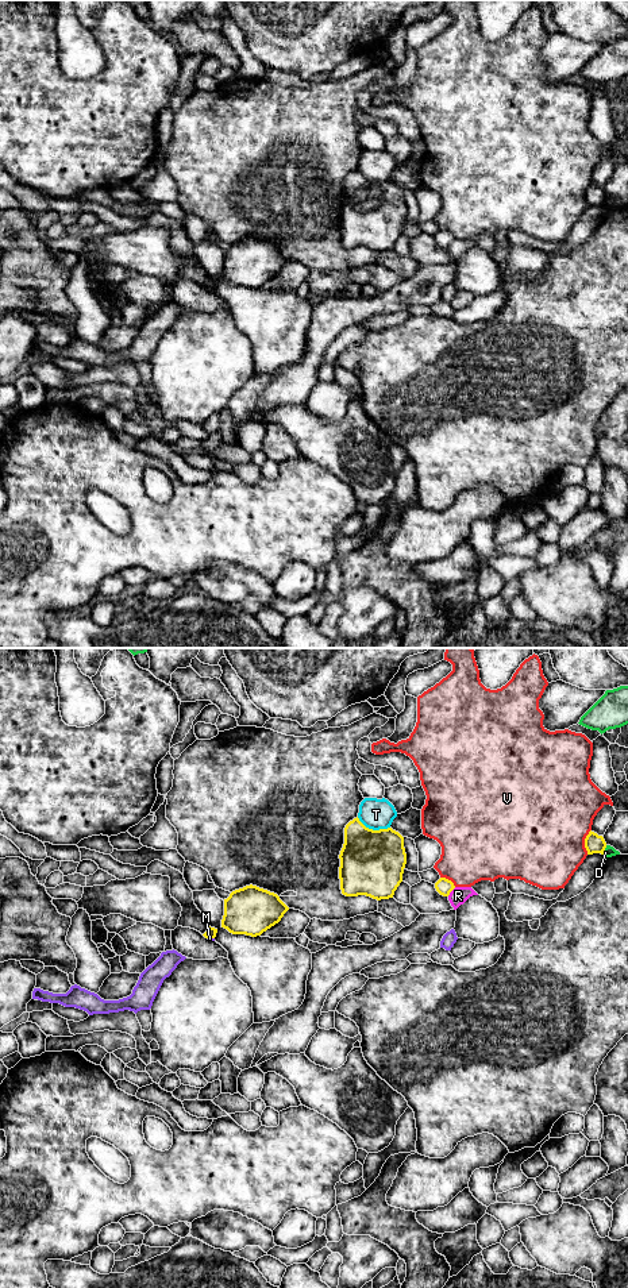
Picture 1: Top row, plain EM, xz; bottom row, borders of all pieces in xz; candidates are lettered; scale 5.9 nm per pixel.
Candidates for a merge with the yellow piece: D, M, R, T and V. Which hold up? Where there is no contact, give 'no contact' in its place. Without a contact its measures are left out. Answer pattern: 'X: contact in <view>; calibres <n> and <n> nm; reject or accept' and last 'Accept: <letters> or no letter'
D: contact in xz; calibres 110 and 70 nm; reject
M: contact in xz; calibres 60 and 20 nm; reject
R: contact in xz; calibres 100 and 100 nm; reject
T: contact in xz; calibres 380 and 180 nm; reject
V: contact in xz; calibres 110 and 500 nm; reject
Accept: no letter

